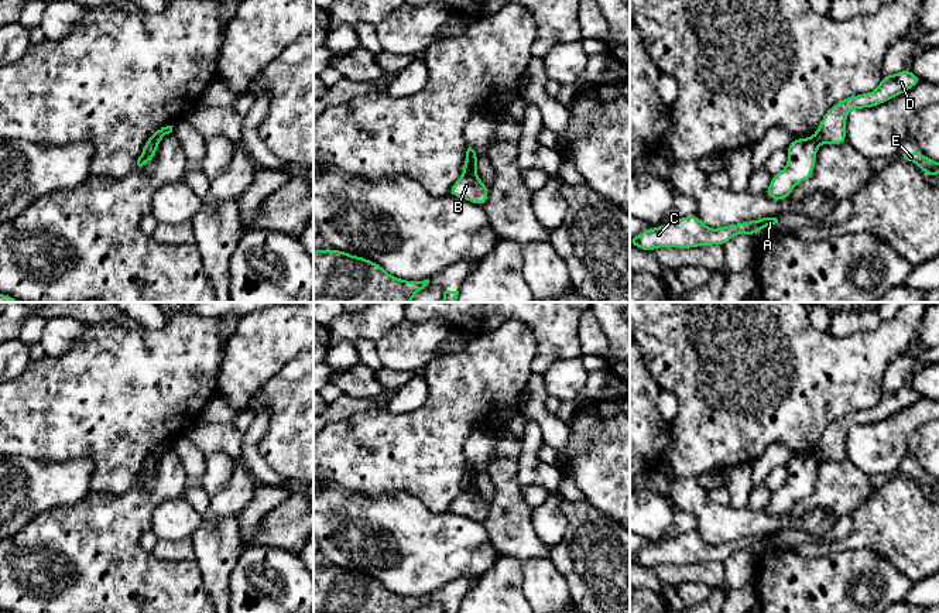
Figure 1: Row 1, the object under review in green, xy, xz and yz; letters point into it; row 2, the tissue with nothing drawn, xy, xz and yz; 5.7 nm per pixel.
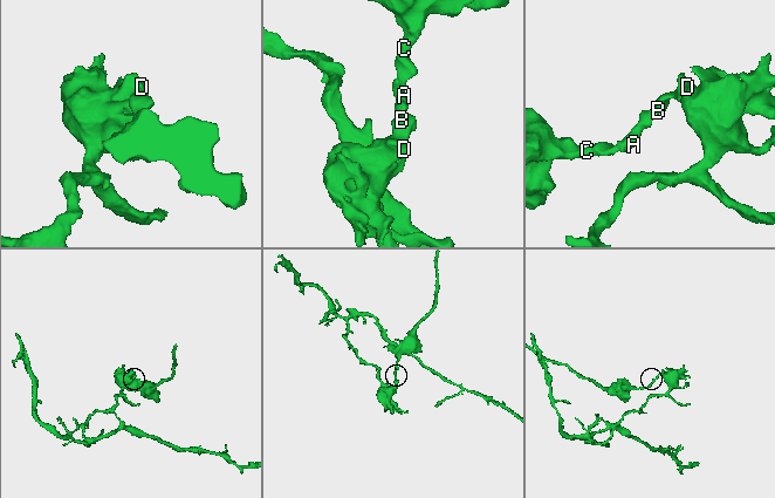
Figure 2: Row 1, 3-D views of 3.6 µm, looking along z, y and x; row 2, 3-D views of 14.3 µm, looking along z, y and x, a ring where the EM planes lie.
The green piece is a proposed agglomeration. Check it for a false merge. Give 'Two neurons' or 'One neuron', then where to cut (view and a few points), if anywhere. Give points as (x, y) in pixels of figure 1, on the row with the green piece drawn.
Two neurons. Split along xz (475, 171), (463, 174)

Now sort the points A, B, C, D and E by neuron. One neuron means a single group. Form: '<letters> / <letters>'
A C / B D E

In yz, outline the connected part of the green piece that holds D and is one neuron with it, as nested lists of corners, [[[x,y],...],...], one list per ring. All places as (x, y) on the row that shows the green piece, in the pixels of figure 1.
[[[902,69],[895,75],[883,75],[878,88],[870,93],[846,97],[833,105],[823,116],[813,138],[819,144],[840,145],[846,140],[846,120],[853,109],[875,107],[916,86],[922,79],[912,71]]]

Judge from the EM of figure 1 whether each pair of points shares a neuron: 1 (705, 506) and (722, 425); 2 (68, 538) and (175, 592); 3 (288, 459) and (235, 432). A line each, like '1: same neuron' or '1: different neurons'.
1: different neurons
2: same neuron
3: different neurons

